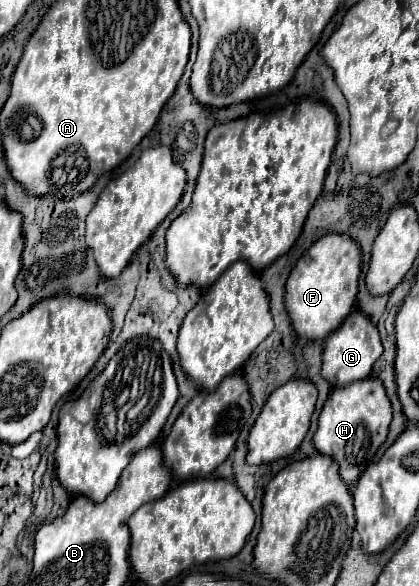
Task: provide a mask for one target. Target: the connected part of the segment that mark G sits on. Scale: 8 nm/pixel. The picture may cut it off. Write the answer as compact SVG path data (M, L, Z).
M354 311L348 315L348 319L326 337L324 341L324 363L322 363L322 377L330 381L334 387L344 387L348 383L366 379L372 371L374 361L382 355L382 343L378 337L376 325L362 313Z

